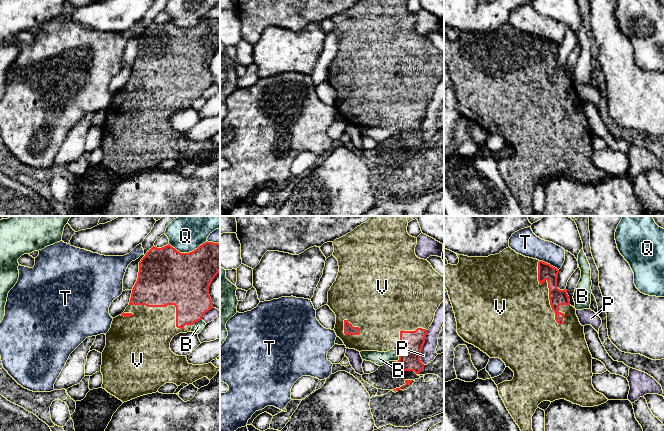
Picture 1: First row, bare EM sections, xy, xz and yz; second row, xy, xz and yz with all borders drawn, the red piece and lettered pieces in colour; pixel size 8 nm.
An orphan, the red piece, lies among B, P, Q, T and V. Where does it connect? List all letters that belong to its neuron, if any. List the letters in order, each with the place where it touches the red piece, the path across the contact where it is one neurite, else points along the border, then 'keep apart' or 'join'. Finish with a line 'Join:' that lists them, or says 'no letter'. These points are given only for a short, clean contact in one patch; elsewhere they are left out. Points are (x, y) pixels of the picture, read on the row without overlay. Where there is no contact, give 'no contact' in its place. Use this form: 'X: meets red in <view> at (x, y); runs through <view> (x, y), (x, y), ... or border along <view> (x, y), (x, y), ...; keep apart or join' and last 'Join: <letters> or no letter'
B: meets red in xz at (400, 131); keep apart
P: meets red in xz at (421, 124); border along xz (427, 106), (425, 118), (420, 129), (420, 137), (424, 141); keep apart
Q: meets red in xy at (187, 29); keep apart
T: meets red in yz at (549, 40); keep apart
V: meets red in yz at (549, 66); join
Join: V

